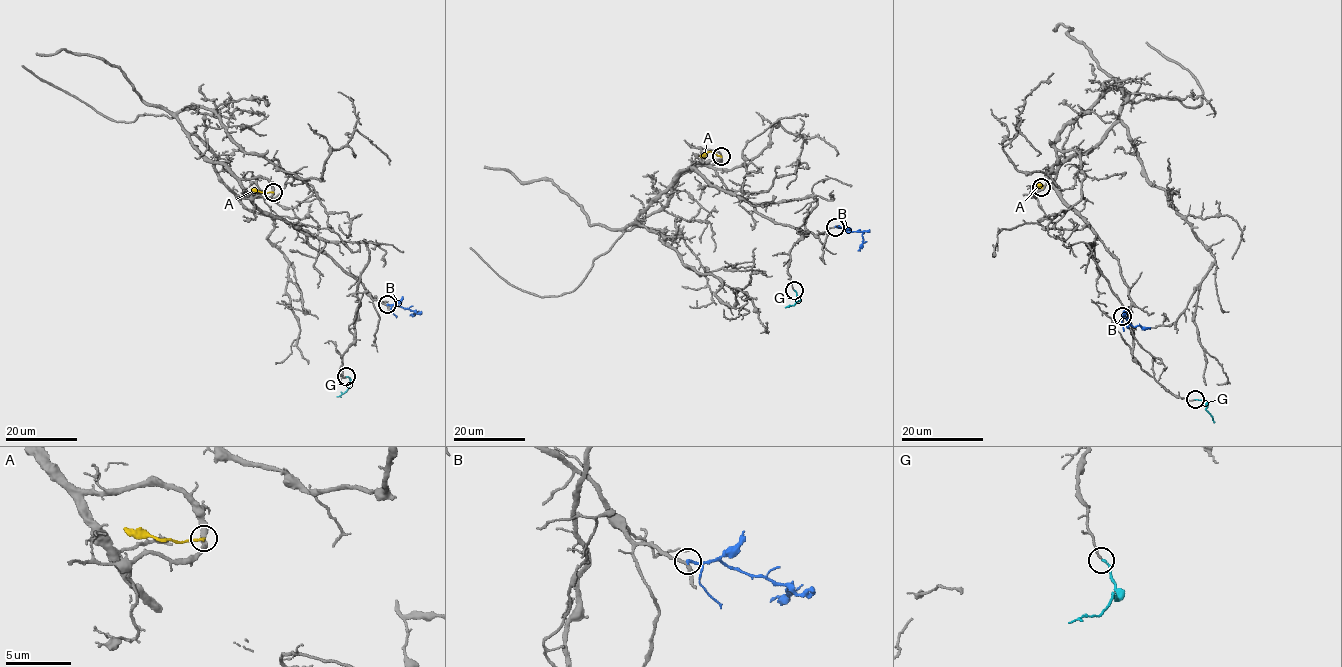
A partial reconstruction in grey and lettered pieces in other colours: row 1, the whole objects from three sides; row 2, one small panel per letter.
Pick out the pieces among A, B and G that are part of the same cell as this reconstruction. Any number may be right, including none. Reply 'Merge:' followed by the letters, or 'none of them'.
Merge: G

